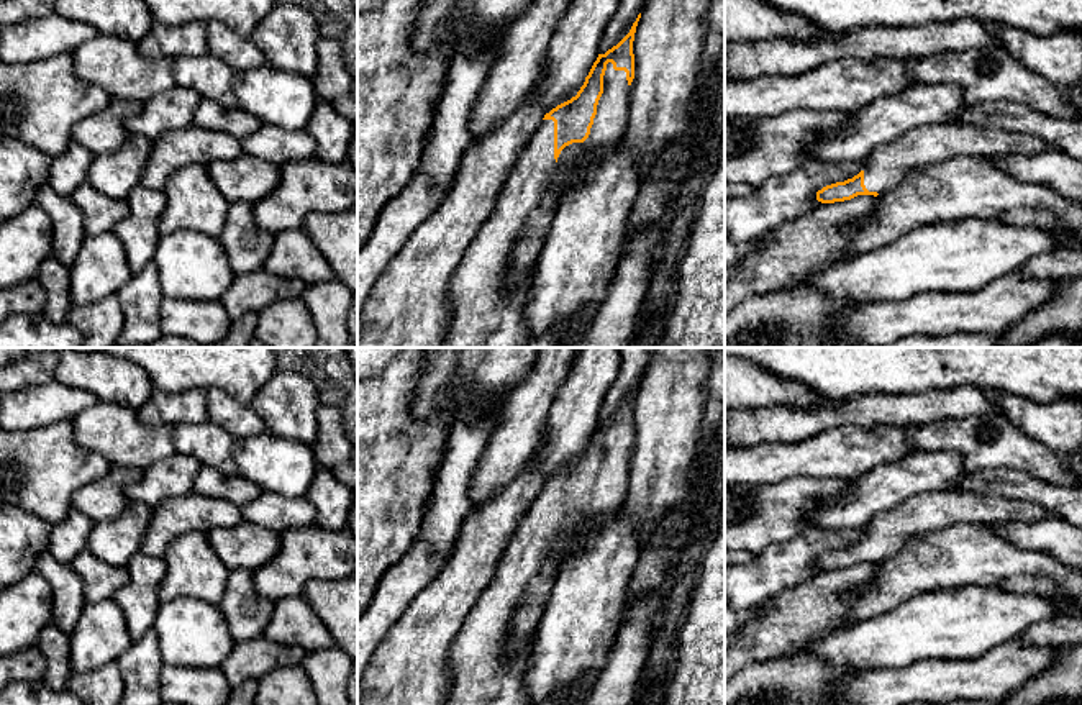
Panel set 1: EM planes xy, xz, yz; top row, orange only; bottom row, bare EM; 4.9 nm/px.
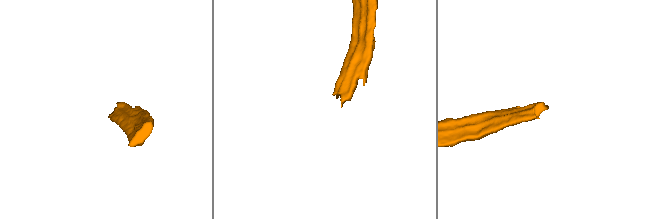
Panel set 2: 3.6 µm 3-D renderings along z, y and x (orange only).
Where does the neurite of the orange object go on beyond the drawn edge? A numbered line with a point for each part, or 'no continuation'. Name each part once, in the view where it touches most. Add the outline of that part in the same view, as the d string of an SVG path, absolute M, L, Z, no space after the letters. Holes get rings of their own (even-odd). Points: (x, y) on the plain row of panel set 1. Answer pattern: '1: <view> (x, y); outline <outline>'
1: xz (484, 671); outline M608 430L603 461L584 510L566 513L556 526L554 489L539 490L505 548L490 585L452 641L446 705L530 705L525 672L534 649L534 634L516 651L508 649L515 612L548 561L559 571L580 546L584 530L621 508L628 482L626 439L615 438Z

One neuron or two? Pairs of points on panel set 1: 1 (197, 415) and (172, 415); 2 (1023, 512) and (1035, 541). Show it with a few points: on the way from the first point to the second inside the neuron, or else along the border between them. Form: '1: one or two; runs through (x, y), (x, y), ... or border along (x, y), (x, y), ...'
1: one; runs through (190, 415), (179, 415)
2: two; border along (1054, 517), (1031, 522), (995, 522), (991, 525)

